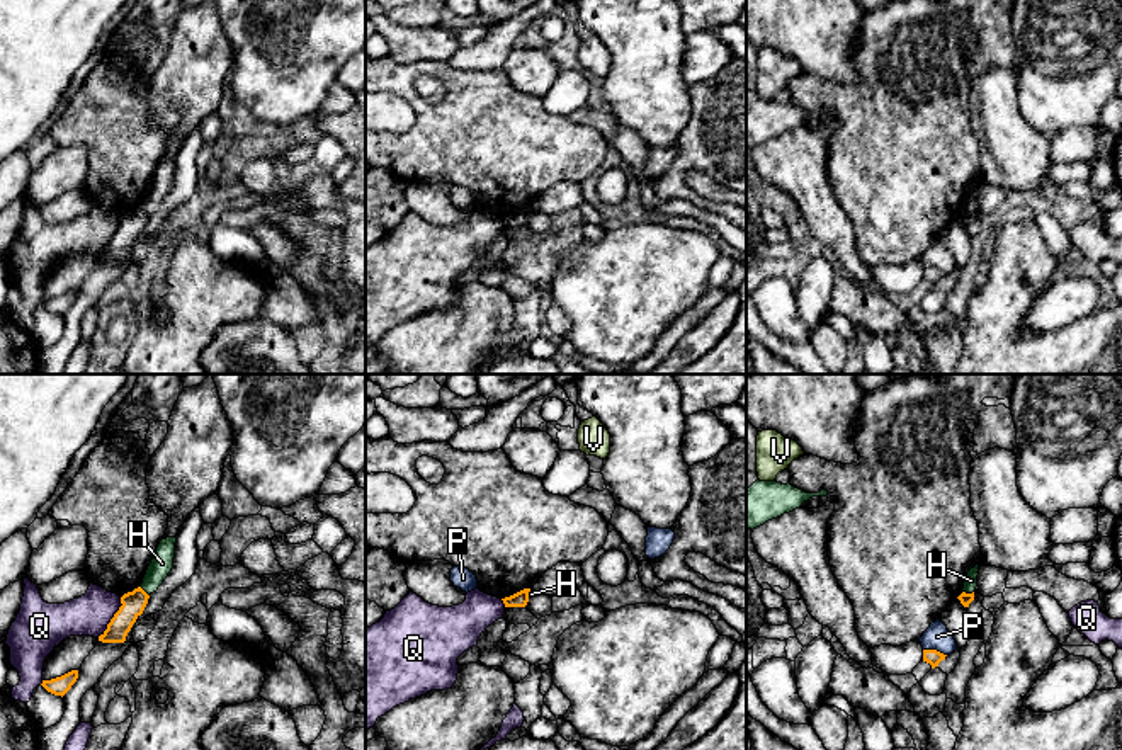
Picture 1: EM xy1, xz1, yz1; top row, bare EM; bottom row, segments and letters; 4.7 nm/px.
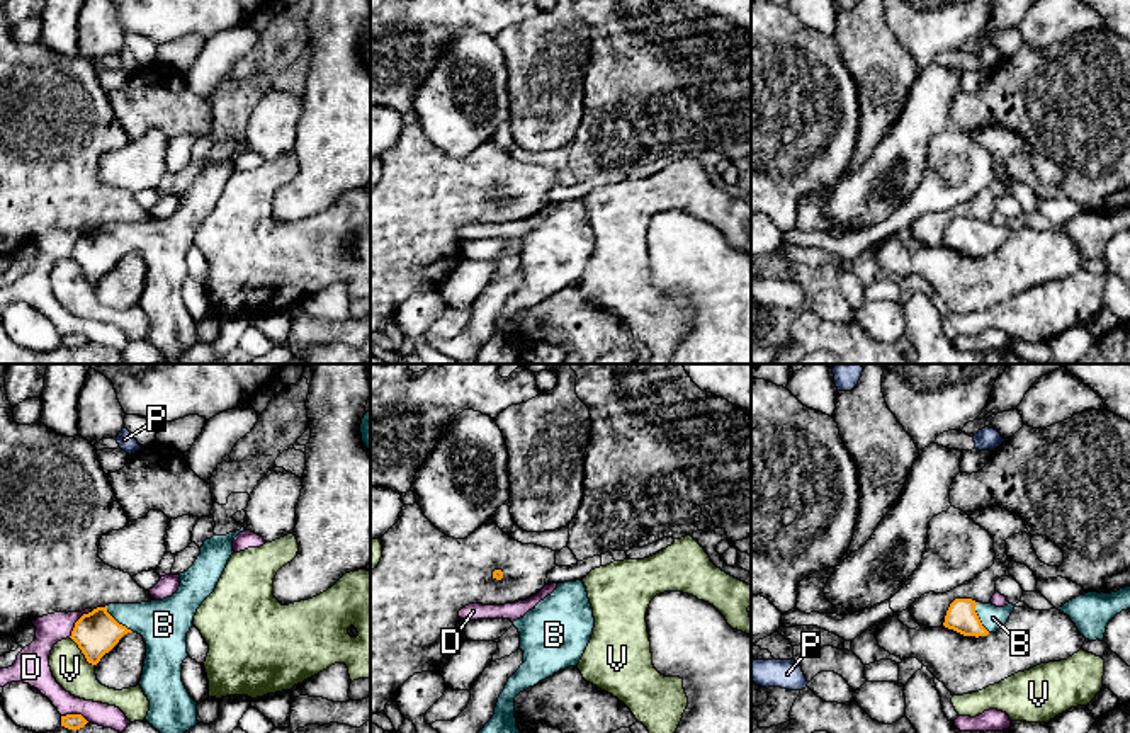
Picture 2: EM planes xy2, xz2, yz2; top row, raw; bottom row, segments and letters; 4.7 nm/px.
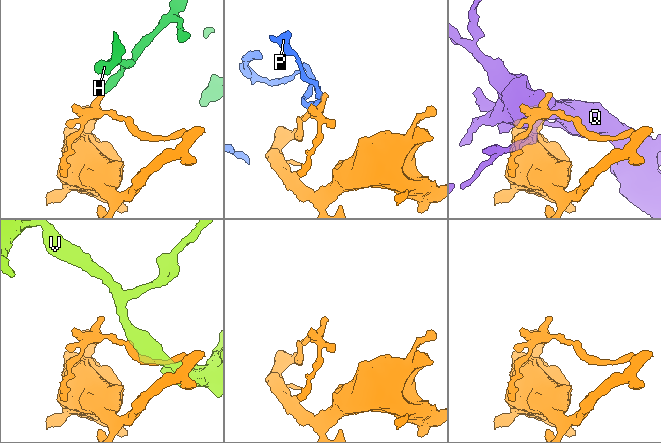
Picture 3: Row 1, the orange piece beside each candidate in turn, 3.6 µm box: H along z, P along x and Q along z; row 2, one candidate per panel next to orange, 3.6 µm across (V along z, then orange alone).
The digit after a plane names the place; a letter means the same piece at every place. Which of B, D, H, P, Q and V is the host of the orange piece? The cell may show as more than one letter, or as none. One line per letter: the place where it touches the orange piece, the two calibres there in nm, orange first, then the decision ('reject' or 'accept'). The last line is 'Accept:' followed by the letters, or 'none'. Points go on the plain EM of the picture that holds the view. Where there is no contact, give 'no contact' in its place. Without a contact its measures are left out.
B: contact xy2 (116, 240); calibres 200 and 240 nm; accept
D: contact xy2 (77, 240); calibres 200 and 140 nm; reject
H: contact xy1 (145, 211); calibres 110 and 110 nm; reject
P: contact yz1 (935, 269); calibres 70 and 120 nm; reject
Q: contact xy1 (113, 237); calibres 110 and 190 nm; reject
V: contact xy2 (82, 271); calibres 200 and 170 nm; reject
Accept: B

